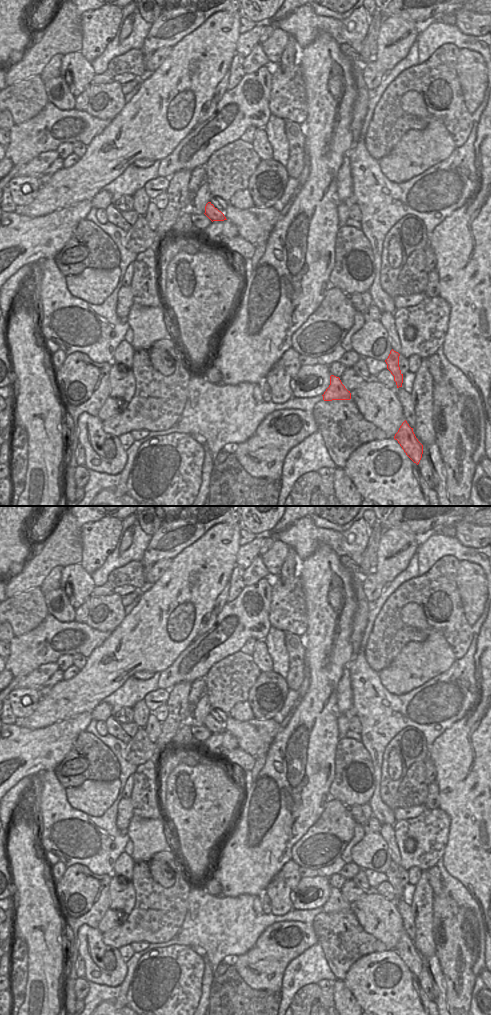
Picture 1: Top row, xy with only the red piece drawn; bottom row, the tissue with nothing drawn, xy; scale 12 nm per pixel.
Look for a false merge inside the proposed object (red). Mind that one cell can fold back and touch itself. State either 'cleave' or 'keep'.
cleave

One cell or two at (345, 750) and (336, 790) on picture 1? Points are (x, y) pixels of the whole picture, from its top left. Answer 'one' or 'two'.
one

